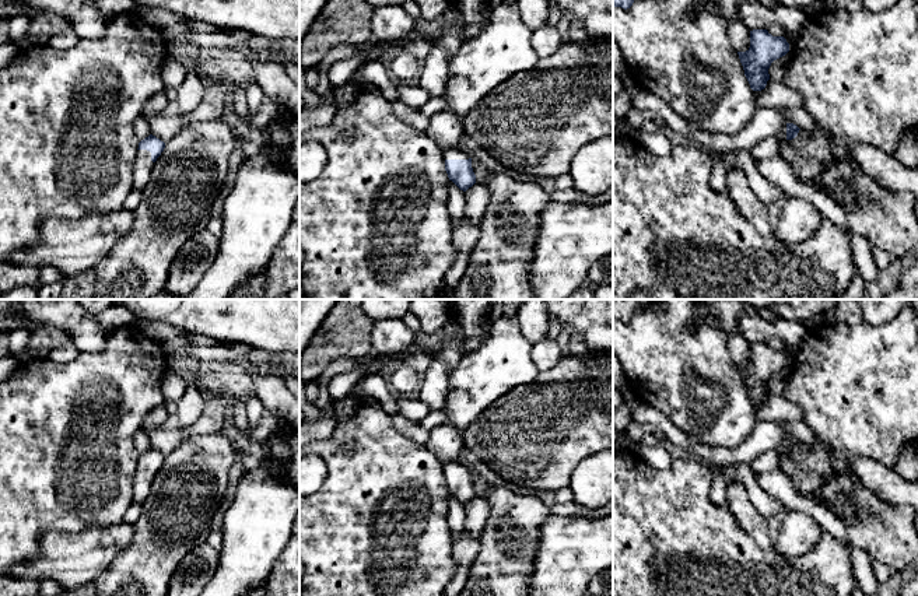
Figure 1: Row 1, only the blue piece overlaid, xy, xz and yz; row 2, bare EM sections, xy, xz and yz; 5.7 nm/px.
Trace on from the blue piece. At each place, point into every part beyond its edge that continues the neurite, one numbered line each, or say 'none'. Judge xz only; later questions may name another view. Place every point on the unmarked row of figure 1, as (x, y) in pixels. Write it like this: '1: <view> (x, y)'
1: xz (452, 466)

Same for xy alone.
1: xy (142, 480)

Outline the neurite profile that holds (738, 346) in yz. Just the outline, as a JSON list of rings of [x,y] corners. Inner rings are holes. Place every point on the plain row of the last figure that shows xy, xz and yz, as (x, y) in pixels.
[[[733,333],[728,339],[728,351],[736,365],[746,365],[750,361],[750,343],[740,334]]]

